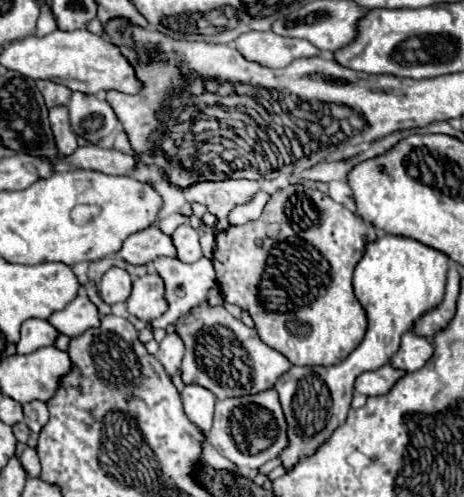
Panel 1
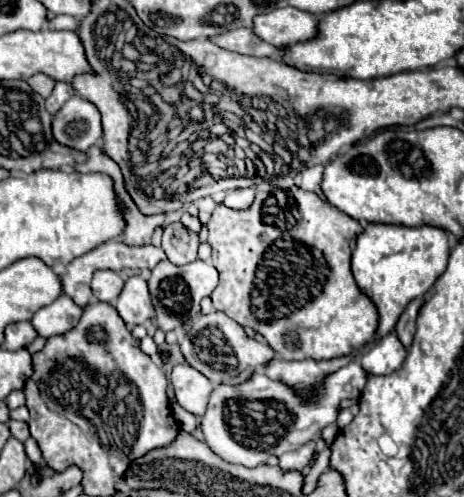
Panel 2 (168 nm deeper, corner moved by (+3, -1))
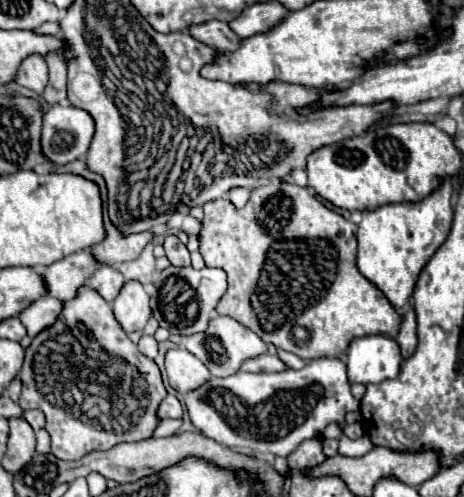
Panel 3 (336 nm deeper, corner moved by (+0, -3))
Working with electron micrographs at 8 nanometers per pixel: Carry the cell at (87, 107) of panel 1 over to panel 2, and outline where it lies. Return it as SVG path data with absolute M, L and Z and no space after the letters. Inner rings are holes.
M70 97L52 121L52 131L58 143L78 151L88 151L102 141L100 111L82 97Z

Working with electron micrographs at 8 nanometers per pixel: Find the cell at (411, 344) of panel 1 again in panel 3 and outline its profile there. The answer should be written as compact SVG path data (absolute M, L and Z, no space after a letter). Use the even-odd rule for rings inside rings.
M385 335L353 339L343 357L351 384L377 384L399 375L399 345L395 343L395 339Z

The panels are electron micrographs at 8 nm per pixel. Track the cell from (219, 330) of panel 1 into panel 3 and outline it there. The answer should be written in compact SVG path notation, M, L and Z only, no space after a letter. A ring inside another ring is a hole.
M215 317L211 319L207 331L197 333L197 335L189 335L187 343L185 343L187 351L191 351L195 357L199 357L205 367L211 371L213 377L227 377L239 371L239 365L245 359L257 357L267 353L267 345L245 325L241 325L239 321L231 319L231 317Z

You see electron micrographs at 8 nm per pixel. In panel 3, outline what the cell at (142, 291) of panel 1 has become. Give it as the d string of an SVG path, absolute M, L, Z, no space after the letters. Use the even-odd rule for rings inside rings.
M125 281L123 289L113 301L113 313L125 333L141 331L151 317L149 295L139 281Z

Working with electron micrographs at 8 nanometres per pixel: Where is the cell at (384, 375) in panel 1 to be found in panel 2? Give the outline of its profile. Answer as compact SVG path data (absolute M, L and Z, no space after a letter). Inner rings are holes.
M352 361L350 365L342 367L340 371L328 375L324 379L324 391L318 391L316 397L312 401L302 401L294 395L294 391L290 387L286 387L280 381L272 381L268 379L262 371L254 373L250 377L250 381L242 383L242 385L214 385L214 391L210 395L210 403L208 409L202 417L202 433L206 439L206 445L224 461L228 463L240 463L244 467L256 467L266 463L266 459L270 455L280 457L286 451L294 451L300 449L302 445L306 445L308 441L316 441L320 437L320 431L326 425L336 423L336 407L340 403L340 399L348 399L348 397L358 397L364 389L368 381L368 373L364 373L364 369L360 369L358 361Z

